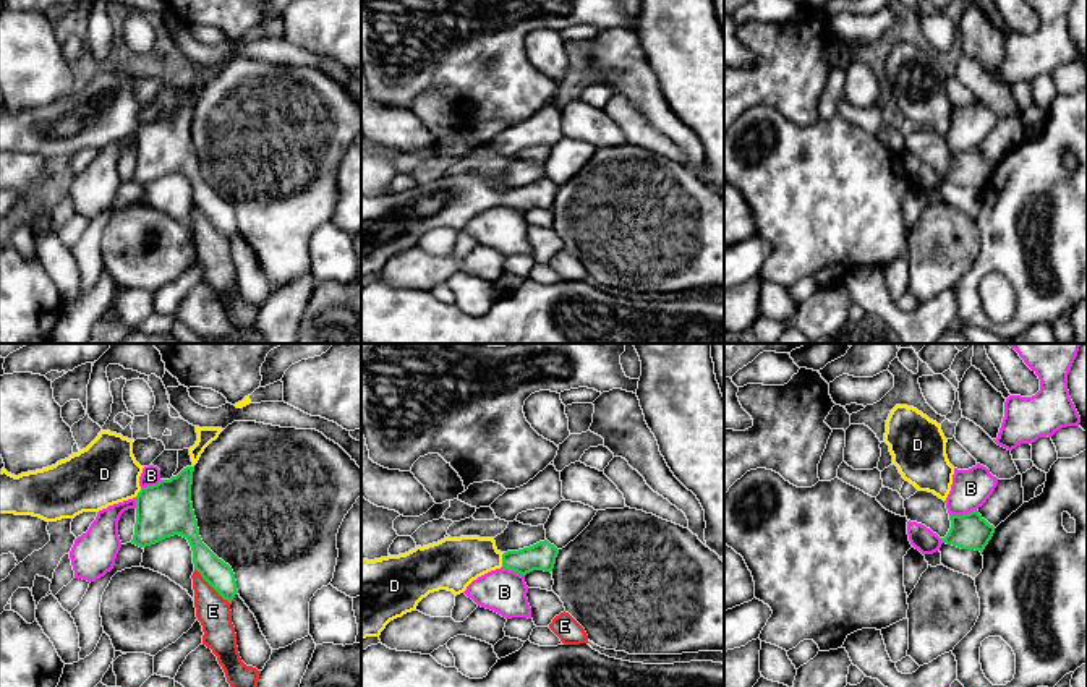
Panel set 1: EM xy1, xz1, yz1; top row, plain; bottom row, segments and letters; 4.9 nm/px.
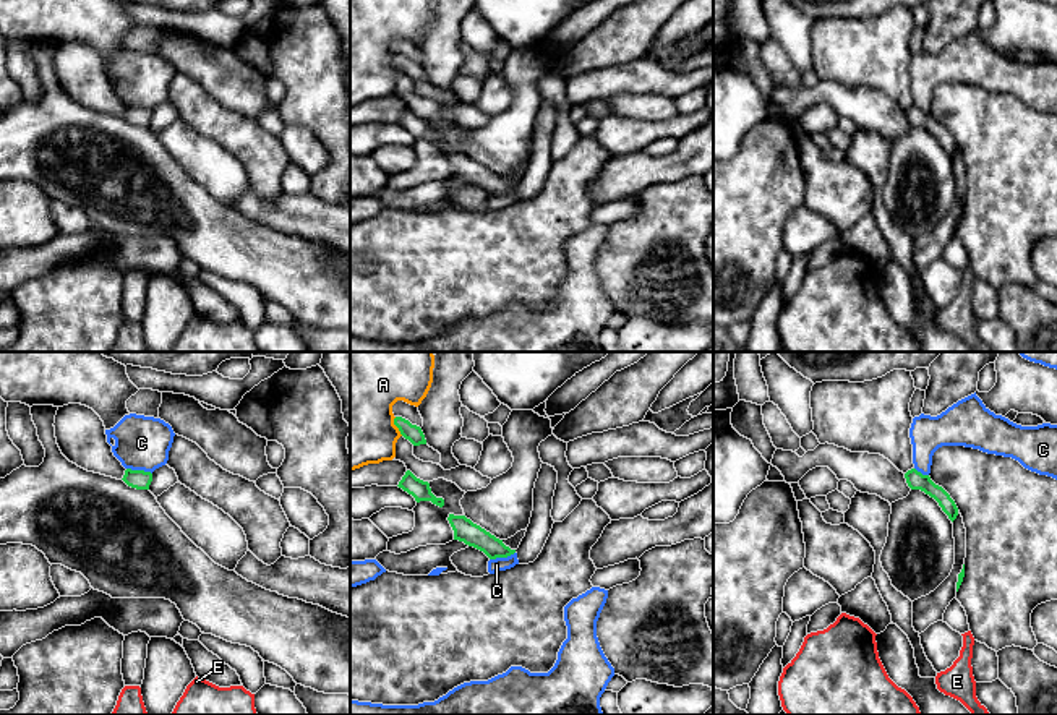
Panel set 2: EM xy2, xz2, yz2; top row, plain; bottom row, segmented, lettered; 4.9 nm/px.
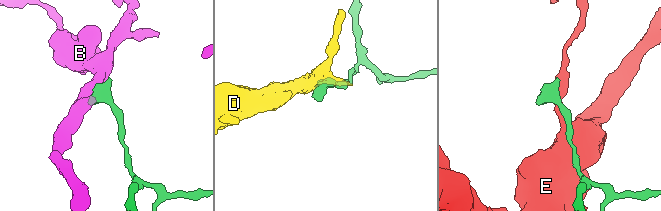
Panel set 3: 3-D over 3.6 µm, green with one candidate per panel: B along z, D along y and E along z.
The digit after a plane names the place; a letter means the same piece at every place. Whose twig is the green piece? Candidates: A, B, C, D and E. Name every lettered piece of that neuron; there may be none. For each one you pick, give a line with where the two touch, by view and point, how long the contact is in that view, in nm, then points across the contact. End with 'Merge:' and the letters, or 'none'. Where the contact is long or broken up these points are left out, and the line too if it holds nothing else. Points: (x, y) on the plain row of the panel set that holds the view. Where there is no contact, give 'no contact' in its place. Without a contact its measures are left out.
D: xz1 (503, 196) | 70 nm
Merge: D

